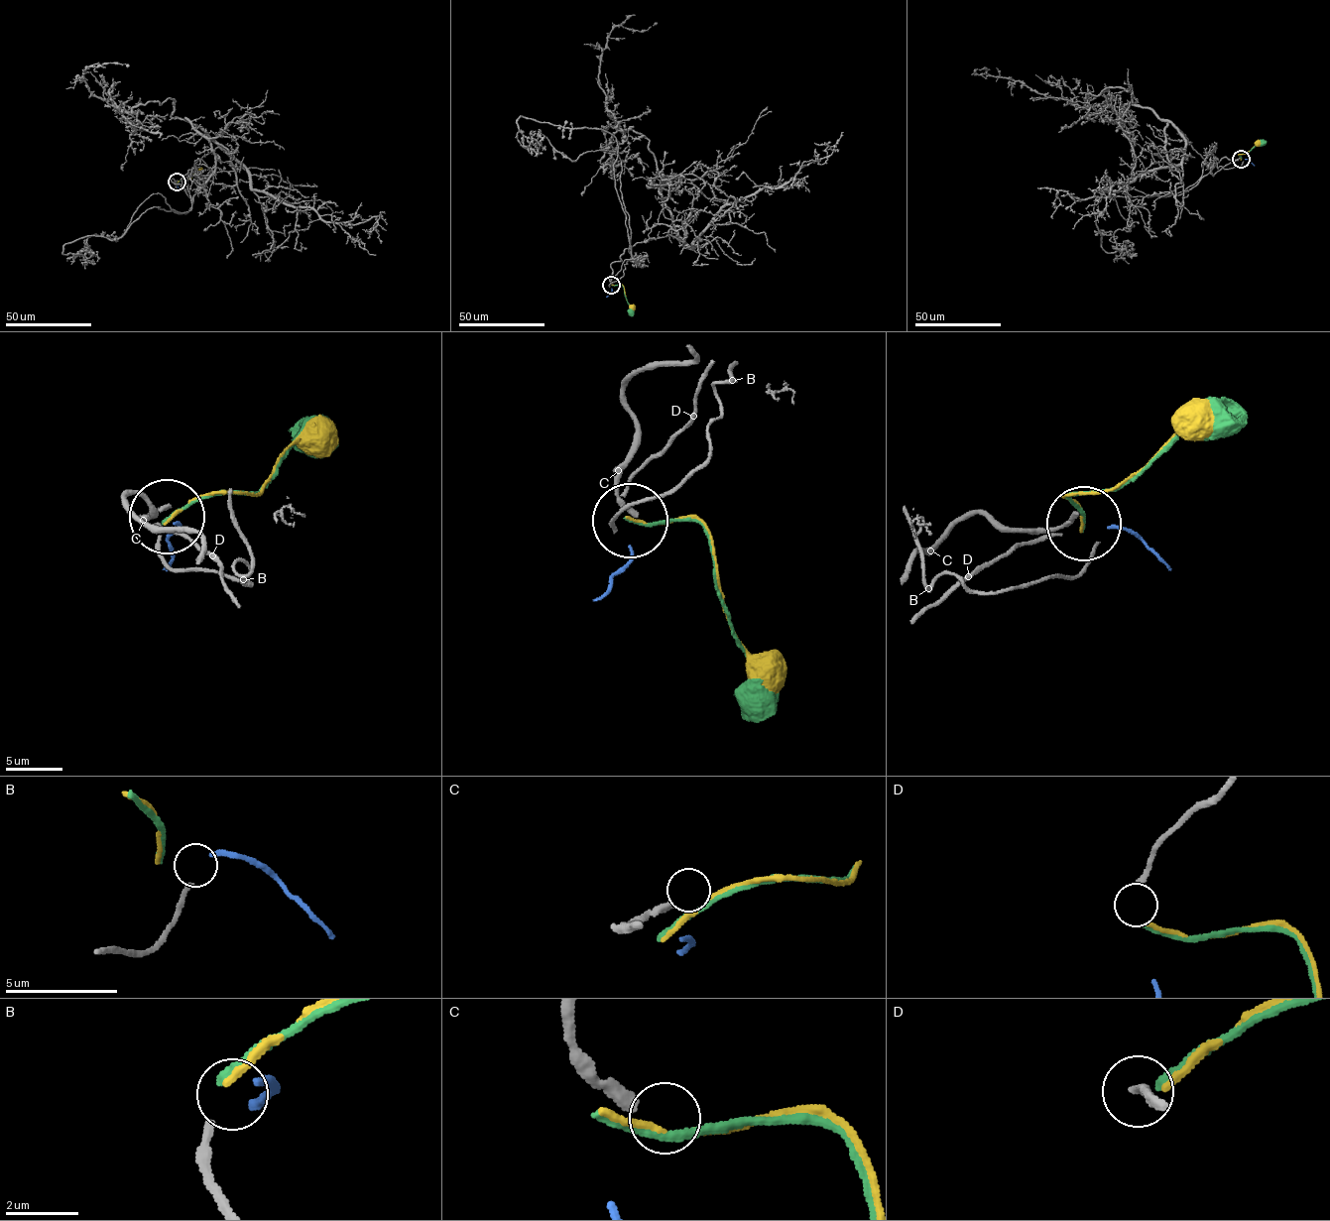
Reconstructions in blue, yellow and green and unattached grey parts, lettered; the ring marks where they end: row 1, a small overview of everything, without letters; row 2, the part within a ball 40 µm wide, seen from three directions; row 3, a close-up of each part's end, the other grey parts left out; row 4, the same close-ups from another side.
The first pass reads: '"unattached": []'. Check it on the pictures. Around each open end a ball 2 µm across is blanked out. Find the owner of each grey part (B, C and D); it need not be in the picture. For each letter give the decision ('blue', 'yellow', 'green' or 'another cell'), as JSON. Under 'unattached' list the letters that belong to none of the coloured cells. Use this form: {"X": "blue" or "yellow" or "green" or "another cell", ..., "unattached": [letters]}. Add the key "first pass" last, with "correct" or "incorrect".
{"B": "blue", "C": "another cell", "D": "green", "unattached": ["C"], "first pass": "incorrect"}

